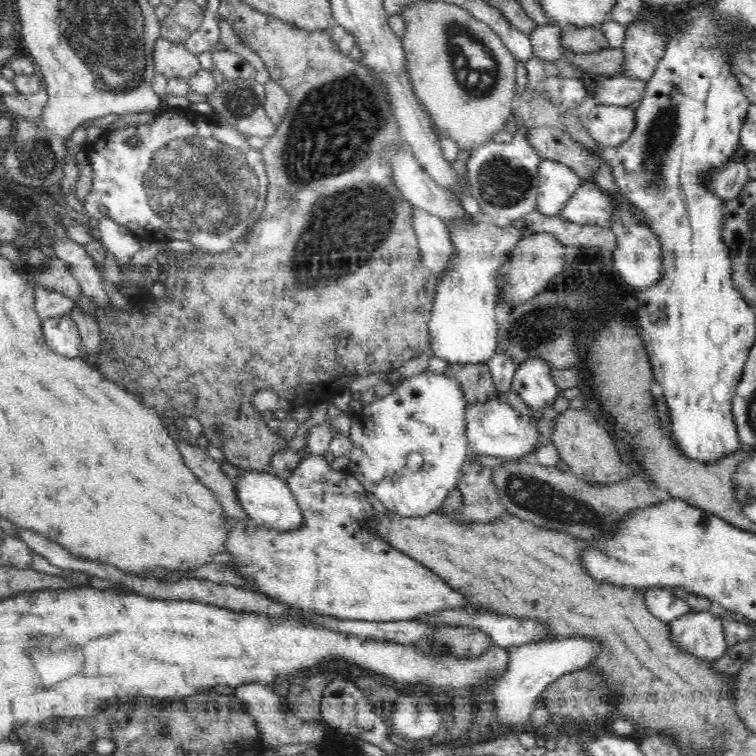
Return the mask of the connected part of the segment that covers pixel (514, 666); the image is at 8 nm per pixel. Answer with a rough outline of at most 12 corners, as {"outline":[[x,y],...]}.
{"outline":[[583,636],[506,648],[492,692],[500,726],[526,729],[559,676],[602,647]]}

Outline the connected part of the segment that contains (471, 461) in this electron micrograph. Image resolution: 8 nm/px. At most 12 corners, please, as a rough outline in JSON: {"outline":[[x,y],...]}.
{"outline":[[470,451],[457,482],[457,520],[494,522],[508,512]]}

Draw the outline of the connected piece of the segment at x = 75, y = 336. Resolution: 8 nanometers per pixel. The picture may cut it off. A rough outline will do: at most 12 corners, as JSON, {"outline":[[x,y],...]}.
{"outline":[[68,314],[43,320],[46,345],[81,357],[81,334]]}

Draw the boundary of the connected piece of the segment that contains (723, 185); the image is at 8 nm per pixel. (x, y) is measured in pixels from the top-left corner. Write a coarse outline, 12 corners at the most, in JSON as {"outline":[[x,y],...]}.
{"outline":[[727,161],[702,172],[714,195],[738,196],[750,180],[747,166]]}

